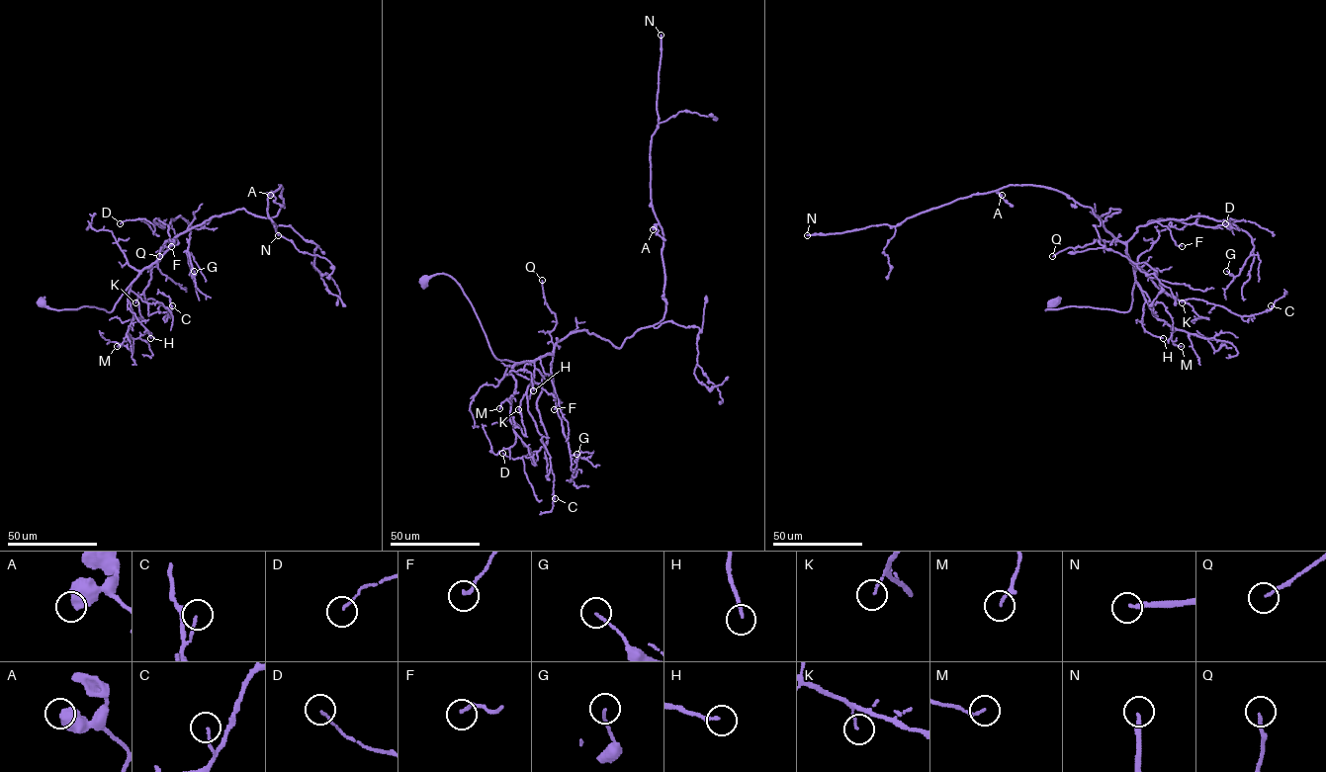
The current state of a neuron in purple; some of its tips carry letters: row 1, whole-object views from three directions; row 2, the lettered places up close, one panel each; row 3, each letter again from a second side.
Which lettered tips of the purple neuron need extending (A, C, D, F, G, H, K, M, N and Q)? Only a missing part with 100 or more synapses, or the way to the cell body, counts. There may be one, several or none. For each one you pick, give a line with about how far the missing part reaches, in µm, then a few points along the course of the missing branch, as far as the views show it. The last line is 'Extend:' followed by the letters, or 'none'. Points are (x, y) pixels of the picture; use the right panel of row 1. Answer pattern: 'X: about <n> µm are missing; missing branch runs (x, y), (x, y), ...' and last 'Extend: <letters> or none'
N: about 500 µm are missing
Extend: N

